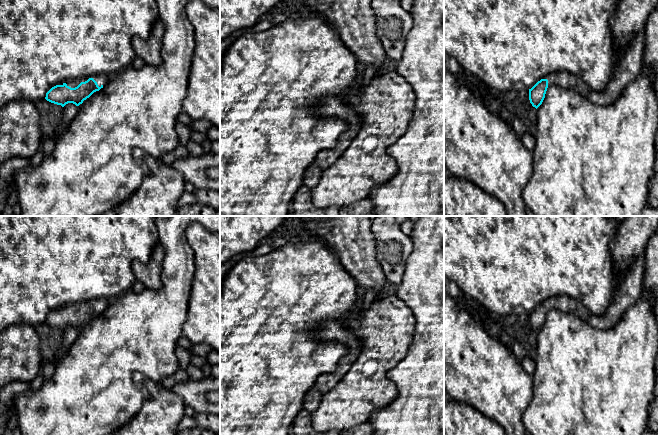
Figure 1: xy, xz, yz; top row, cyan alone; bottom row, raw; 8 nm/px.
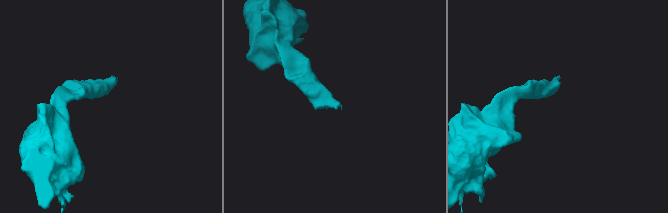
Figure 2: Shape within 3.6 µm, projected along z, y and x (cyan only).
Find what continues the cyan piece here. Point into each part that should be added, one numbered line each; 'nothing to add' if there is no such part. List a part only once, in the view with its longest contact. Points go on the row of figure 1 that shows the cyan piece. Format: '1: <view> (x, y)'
1: xy (102, 79)

